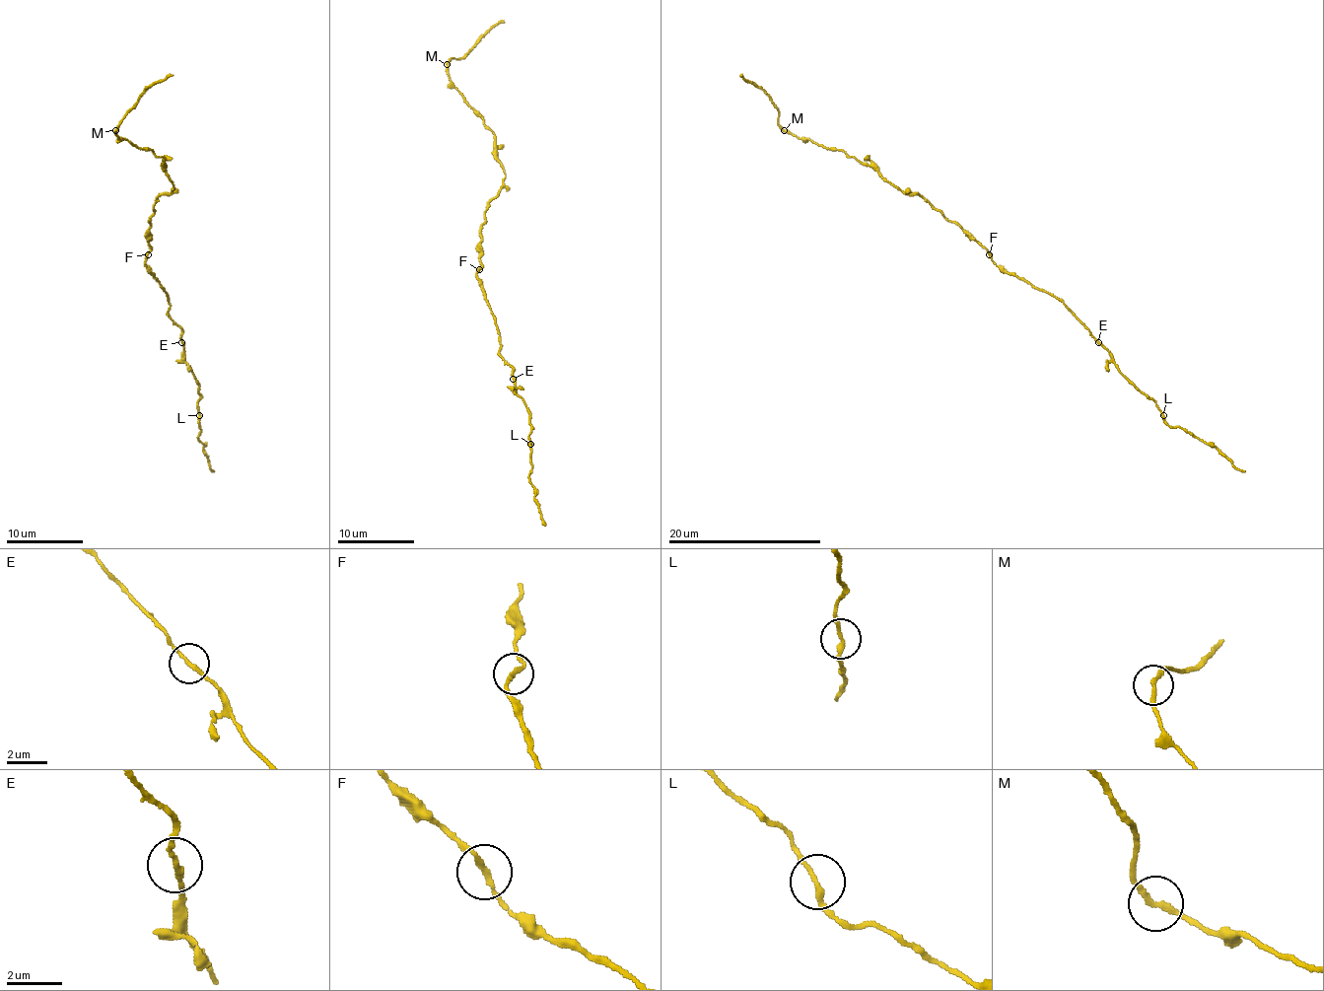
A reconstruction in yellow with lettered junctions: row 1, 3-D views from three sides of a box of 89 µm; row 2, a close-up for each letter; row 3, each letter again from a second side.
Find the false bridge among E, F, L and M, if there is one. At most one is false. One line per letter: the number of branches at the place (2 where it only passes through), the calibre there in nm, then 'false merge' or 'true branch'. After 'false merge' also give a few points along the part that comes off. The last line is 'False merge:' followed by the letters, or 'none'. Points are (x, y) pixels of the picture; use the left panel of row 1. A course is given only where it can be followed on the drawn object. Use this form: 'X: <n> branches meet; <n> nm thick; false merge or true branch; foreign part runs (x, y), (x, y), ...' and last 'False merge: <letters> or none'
E: 2 branches meet; 200 nm thick; true branch
F: 2 branches meet; 190 nm thick; true branch
L: 2 branches meet; 190 nm thick; true branch
M: 2 branches meet; 190 nm thick; true branch
False merge: none

